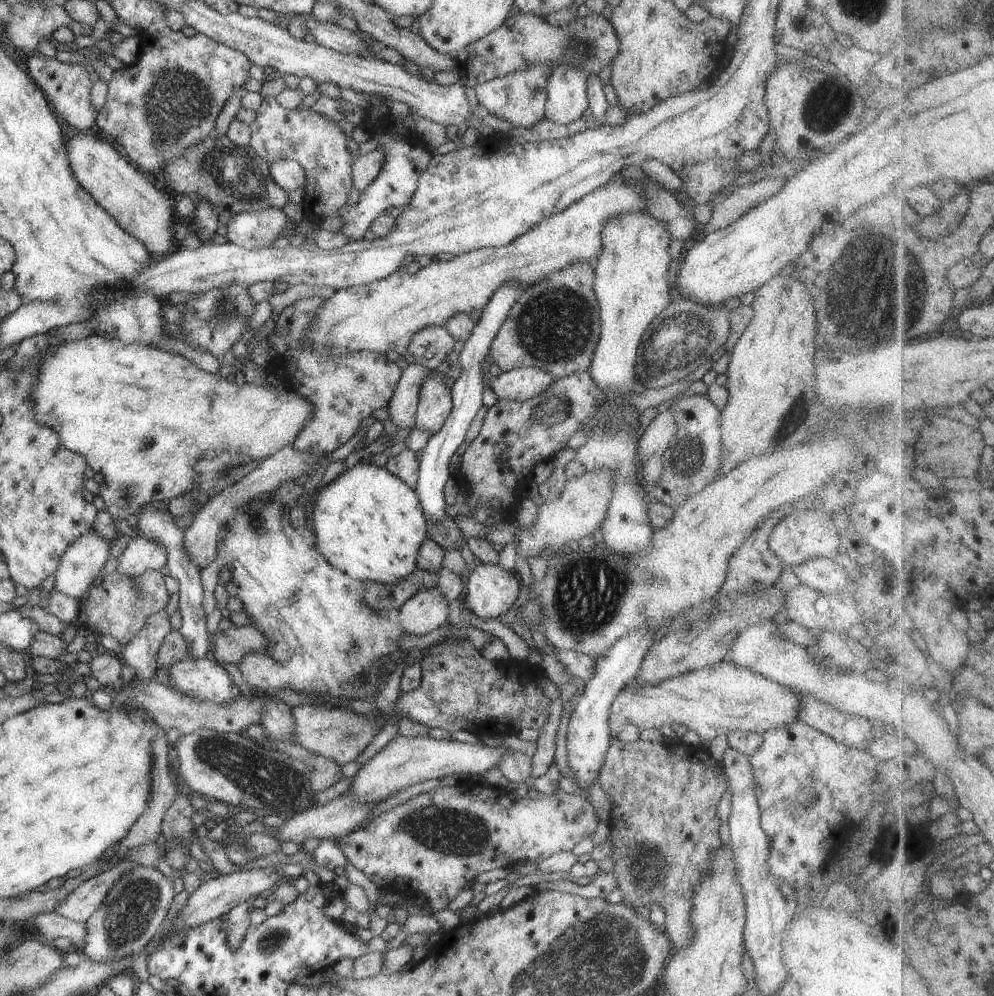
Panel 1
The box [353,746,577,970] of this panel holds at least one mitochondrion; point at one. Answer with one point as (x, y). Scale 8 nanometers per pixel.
(456, 832)

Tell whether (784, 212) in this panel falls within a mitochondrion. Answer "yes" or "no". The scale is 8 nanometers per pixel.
no

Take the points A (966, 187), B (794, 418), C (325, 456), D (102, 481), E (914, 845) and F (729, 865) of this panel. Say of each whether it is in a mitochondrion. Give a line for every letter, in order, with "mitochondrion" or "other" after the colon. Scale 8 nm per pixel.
A: other
B: mitochondrion
C: other
D: other
E: other
F: other

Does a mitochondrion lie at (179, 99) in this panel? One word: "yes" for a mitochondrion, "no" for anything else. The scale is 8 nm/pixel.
yes

